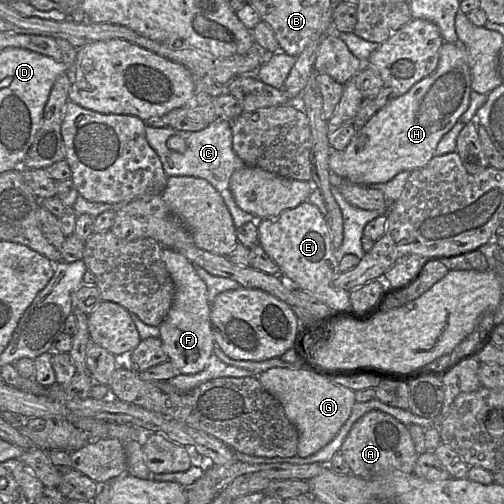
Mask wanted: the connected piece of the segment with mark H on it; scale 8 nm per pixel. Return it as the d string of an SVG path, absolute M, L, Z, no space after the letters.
M460 41L444 42L439 51L436 70L415 83L410 90L379 109L370 120L358 128L347 147L332 151L329 155L329 168L338 177L356 184L386 183L402 171L413 171L428 164L435 156L441 138L459 121L467 110L472 92L472 75L468 54Z

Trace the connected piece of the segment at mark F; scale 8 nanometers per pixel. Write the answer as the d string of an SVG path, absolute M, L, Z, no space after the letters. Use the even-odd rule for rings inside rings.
M163 247L161 258L173 280L175 293L170 310L159 325L159 337L168 360L179 374L197 374L206 368L215 345L207 286L197 274L195 265L179 251Z

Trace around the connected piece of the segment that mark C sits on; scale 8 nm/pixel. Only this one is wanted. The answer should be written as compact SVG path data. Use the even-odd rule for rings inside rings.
M217 119L202 130L180 131L172 127L146 126L145 136L148 144L156 151L162 162L163 169L170 176L193 176L206 179L221 195L232 216L236 229L243 224L257 220L256 217L243 211L235 203L230 191L229 181L234 171L243 168L246 164L236 155L232 146L231 120ZM171 136L180 136L187 143L187 150L183 153L168 148L167 140Z

